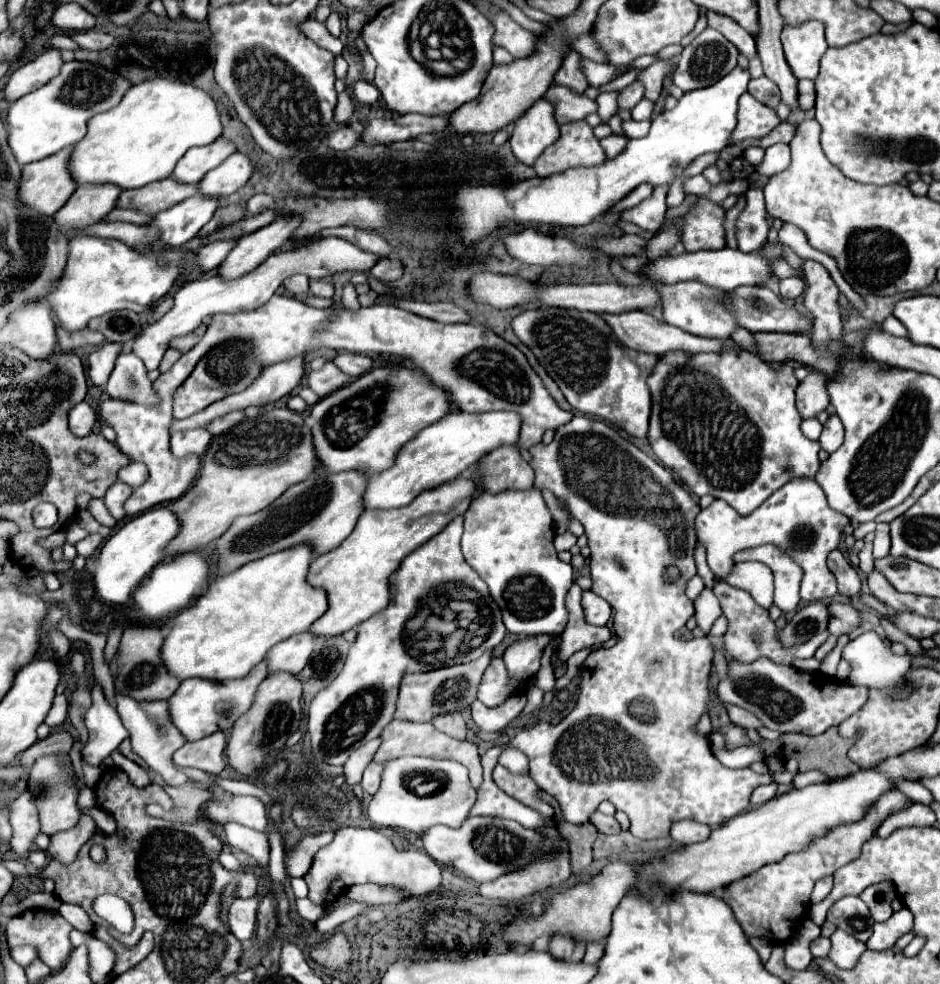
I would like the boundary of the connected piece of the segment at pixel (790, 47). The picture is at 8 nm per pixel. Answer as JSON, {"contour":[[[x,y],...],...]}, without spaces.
{"contour":[[[809,20],[807,24],[797,24],[795,28],[783,28],[781,42],[785,58],[795,74],[795,78],[815,80],[819,74],[819,60],[827,50],[823,24]]]}

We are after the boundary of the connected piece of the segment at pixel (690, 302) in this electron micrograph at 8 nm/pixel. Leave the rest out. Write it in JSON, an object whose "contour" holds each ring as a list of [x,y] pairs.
{"contour":[[[679,282],[673,286],[665,284],[653,284],[663,292],[663,320],[671,326],[677,326],[689,334],[695,336],[707,336],[707,338],[729,338],[729,334],[737,328],[733,316],[725,310],[723,304],[719,304],[721,290],[703,286],[699,282]]]}

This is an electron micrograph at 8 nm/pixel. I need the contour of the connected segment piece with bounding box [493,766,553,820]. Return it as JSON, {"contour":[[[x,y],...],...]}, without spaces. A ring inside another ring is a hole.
{"contour":[[[495,766],[493,780],[495,780],[495,784],[503,792],[507,792],[511,798],[519,800],[521,804],[537,810],[545,820],[551,820],[553,818],[553,808],[547,802],[543,802],[543,800],[537,798],[537,790],[539,788],[537,788],[537,784],[527,774],[515,776],[509,770],[505,770],[503,766]]]}

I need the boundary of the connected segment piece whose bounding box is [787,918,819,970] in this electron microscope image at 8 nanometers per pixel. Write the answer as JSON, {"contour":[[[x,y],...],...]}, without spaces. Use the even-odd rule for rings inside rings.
{"contour":[[[807,918],[801,924],[801,936],[793,938],[793,942],[787,944],[787,966],[791,968],[807,968],[809,962],[813,960],[811,952],[809,952],[809,944],[813,938],[819,936],[819,928]],[[813,930],[813,932],[811,932]]]}

